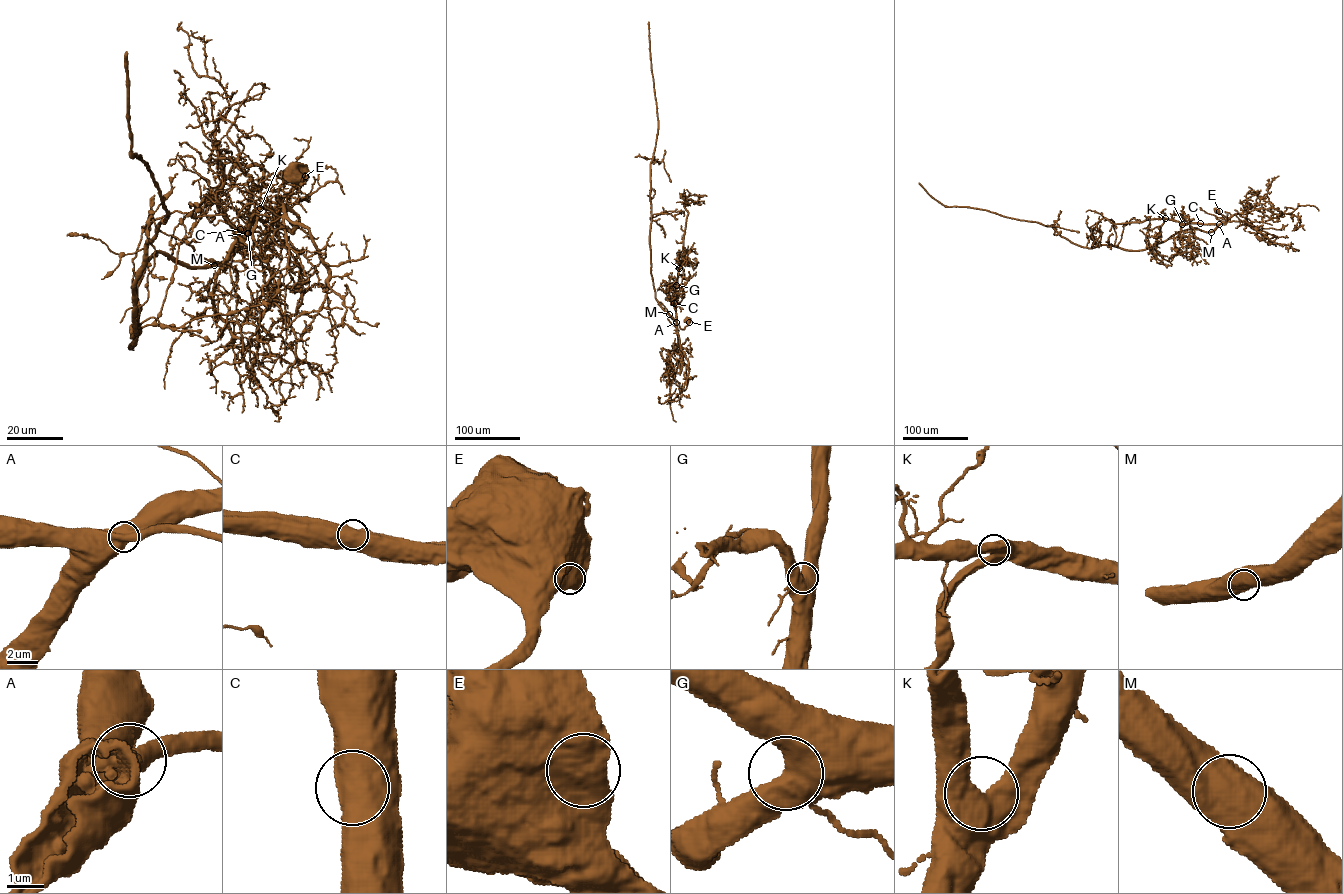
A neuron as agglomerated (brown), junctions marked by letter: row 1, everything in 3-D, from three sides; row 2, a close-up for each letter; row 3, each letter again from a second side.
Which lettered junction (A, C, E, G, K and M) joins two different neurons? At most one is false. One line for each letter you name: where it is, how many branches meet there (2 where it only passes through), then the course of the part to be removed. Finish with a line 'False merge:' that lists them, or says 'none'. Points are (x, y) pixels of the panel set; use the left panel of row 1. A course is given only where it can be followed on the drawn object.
False merge: none

